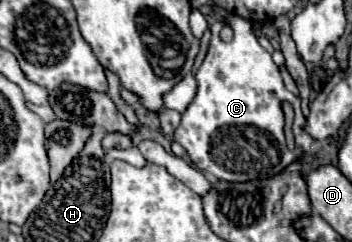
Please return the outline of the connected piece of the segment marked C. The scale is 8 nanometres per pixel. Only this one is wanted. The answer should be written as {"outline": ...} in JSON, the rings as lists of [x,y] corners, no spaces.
{"outline":[[[231,16],[229,26],[233,30],[233,40],[223,42],[219,32],[223,22],[215,22],[211,26],[211,44],[209,52],[197,70],[197,96],[181,114],[181,124],[175,128],[173,138],[183,144],[189,152],[191,162],[207,174],[213,174],[225,182],[249,182],[249,180],[265,180],[283,172],[289,164],[297,160],[295,152],[287,150],[285,144],[285,118],[283,118],[283,102],[291,102],[299,106],[299,98],[285,90],[277,64],[271,60],[271,54],[257,42],[253,32],[253,24],[241,16]]]}

